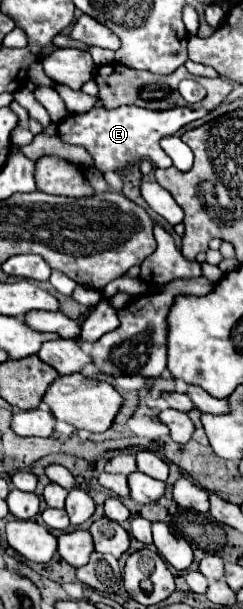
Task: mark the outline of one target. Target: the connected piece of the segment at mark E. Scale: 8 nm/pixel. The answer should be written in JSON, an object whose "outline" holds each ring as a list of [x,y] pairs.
{"outline":[[[96,106],[90,112],[84,114],[70,114],[66,116],[60,124],[58,124],[58,136],[68,142],[68,144],[78,144],[84,146],[90,156],[94,158],[94,164],[100,172],[122,172],[124,168],[128,168],[130,162],[140,160],[140,158],[148,158],[156,168],[170,168],[172,160],[166,158],[166,152],[160,148],[160,138],[164,136],[172,136],[176,134],[180,128],[184,128],[186,124],[204,118],[208,114],[208,110],[204,108],[172,108],[172,110],[164,110],[164,112],[154,112],[154,110],[146,110],[146,108],[138,108],[138,106],[120,106],[114,110]]]}

